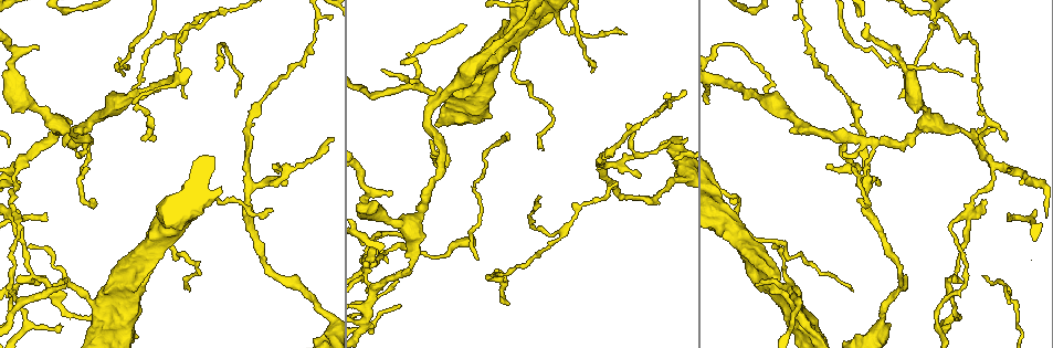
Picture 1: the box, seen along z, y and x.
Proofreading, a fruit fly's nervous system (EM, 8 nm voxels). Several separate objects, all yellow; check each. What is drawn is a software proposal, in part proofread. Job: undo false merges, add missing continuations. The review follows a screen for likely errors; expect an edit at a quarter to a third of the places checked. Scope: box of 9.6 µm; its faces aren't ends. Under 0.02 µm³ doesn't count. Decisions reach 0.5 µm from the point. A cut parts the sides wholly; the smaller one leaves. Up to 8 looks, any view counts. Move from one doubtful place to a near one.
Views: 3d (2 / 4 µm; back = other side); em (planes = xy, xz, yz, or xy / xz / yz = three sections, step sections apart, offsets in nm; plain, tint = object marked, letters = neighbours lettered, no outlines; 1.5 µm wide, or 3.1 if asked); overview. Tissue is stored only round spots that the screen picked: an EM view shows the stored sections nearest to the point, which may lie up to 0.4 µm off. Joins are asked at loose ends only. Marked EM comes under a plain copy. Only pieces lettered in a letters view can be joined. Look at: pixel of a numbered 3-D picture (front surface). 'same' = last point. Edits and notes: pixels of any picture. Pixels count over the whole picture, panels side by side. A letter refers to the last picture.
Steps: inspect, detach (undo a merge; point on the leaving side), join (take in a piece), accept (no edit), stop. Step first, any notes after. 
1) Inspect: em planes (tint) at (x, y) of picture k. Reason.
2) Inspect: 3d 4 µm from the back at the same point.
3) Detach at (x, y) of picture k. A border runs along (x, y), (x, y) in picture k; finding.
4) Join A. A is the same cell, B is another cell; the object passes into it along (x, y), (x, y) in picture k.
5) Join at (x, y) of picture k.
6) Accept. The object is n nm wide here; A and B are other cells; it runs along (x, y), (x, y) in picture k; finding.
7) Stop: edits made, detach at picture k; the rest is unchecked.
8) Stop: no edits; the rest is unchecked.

Inspect: 3d 4 µm at (852, 289) of picture 1. Branch stops here.

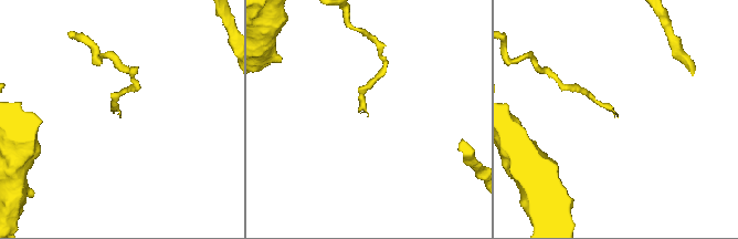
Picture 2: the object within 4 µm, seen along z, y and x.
Inspect: em yz step 8 (letters) at (119, 116) of picture 2.

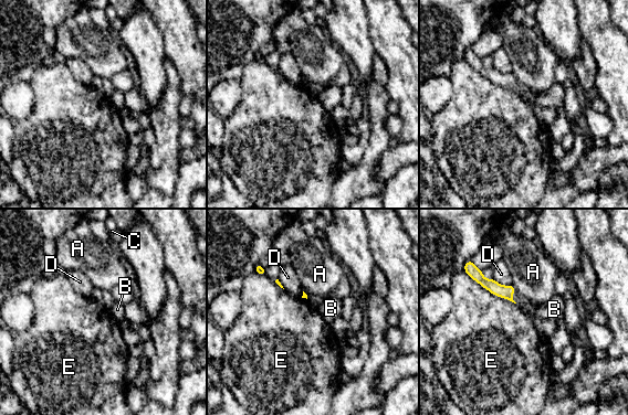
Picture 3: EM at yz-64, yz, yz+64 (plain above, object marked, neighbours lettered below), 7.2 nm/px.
Inspect: em planes (letters) at the same point. Another direction.

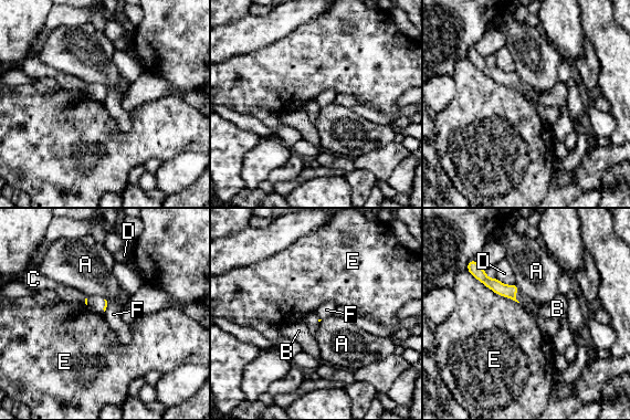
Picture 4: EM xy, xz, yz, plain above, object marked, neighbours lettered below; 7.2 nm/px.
Accept. A, B, C, D, E and F are other cells; it runs along (479, 272), (487, 282), (513, 296) in picture 4; no lettered piece goes on from it.

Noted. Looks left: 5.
Inspect: 3d 2 µm at (790, 304) of picture 1. Closes a loop.

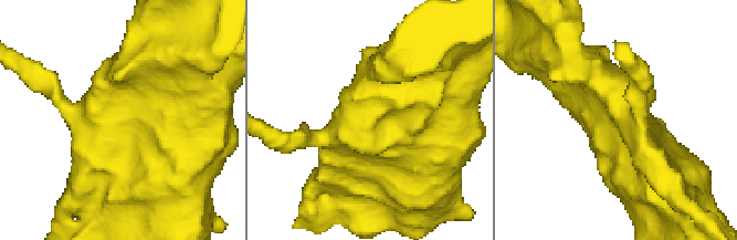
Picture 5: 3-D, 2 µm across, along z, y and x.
Inspect: em planes (letters) at (347, 128) of picture 5. Need the tissue.

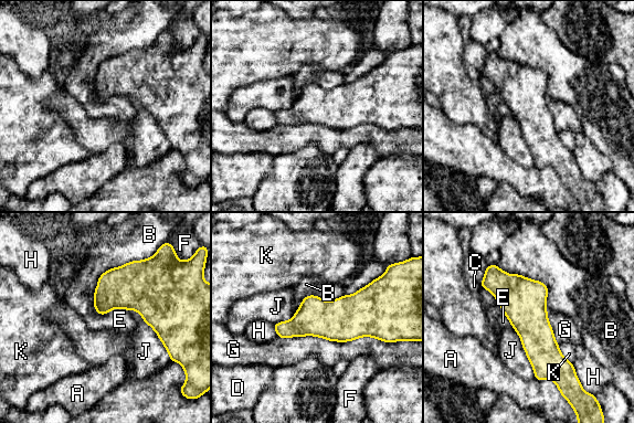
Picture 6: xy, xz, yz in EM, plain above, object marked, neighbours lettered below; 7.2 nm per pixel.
Accept. A, B, C, D, E, F, G, H, J and K are other cells; a border runs along (511, 326), (520, 339), (535, 377) in picture 6; all the same neuron.

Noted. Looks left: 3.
Inspect: em planes (tint) at (143, 138) of picture 1. Branch stops here.

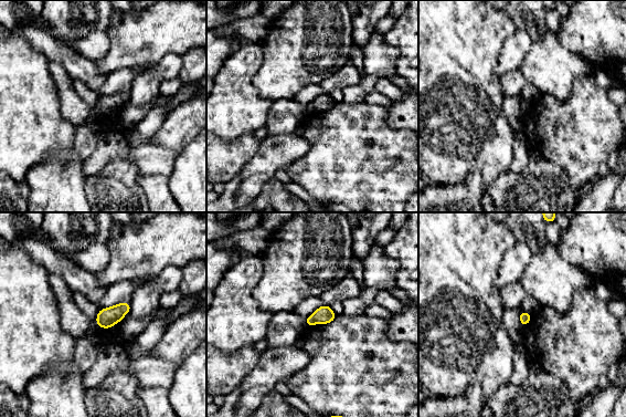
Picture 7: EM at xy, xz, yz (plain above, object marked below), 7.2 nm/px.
Inspect: em planes (letters) at the same point. See the neighbours.

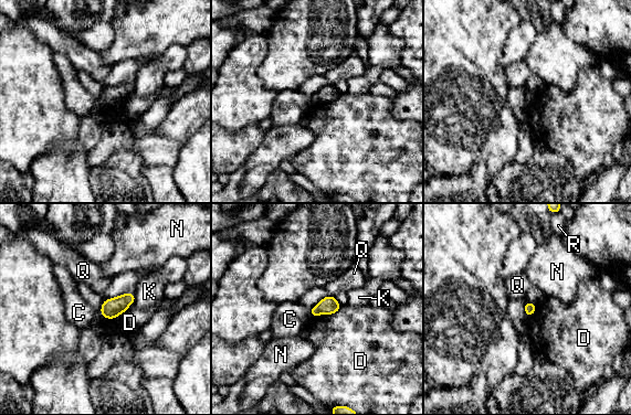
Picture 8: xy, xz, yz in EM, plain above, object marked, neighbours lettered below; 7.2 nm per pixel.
Accept. The object is 80 nm wide here; C, D, K, N, Q and R are other cells; no lettered piece goes on from it.

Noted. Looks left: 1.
Stop: no edits; the rest is unchecked.

